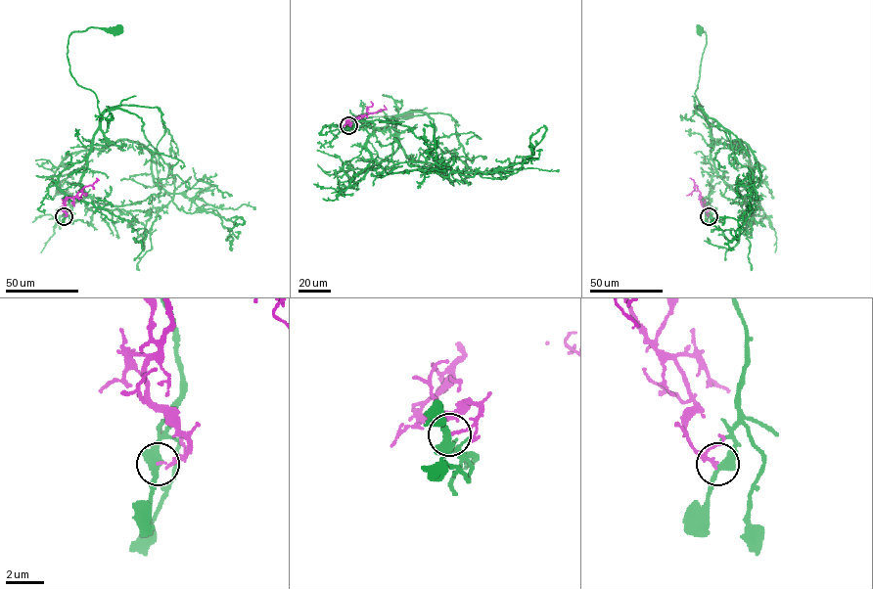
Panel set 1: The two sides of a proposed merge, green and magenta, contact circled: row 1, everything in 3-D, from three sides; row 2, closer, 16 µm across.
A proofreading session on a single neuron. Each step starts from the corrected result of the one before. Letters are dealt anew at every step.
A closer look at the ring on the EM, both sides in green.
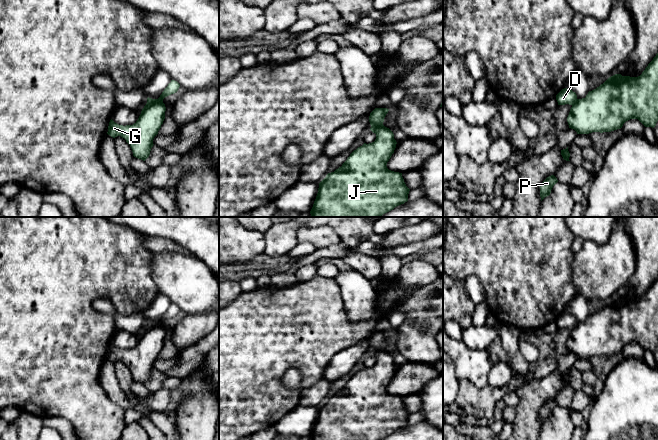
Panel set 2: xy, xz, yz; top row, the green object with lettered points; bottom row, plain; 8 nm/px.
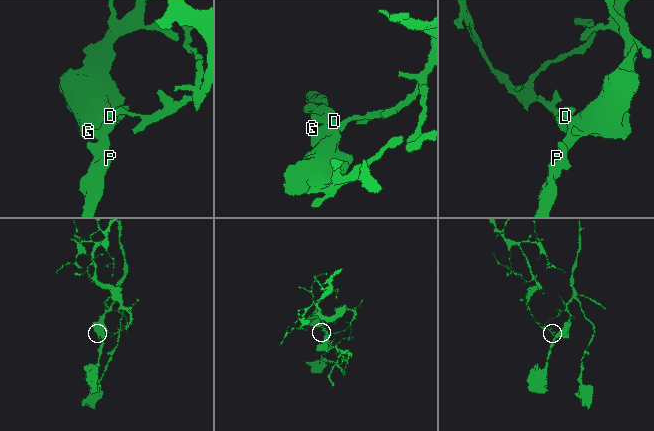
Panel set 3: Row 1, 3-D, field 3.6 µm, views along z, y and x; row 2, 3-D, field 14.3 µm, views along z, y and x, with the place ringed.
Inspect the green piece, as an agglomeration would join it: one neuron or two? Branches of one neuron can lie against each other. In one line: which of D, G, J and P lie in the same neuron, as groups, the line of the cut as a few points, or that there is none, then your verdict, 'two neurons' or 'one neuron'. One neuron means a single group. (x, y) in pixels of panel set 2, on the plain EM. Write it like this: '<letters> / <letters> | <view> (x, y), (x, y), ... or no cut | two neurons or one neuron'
D / G J P | xy (162, 322), (147, 326) | two neurons

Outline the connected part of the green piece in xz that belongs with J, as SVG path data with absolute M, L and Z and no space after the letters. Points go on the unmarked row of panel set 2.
M384 349L371 351L370 354L376 358L375 365L358 371L341 391L328 397L319 407L318 417L310 435L311 440L382 440L408 425L410 413L406 410L402 397L391 395L386 390L397 368L393 356Z

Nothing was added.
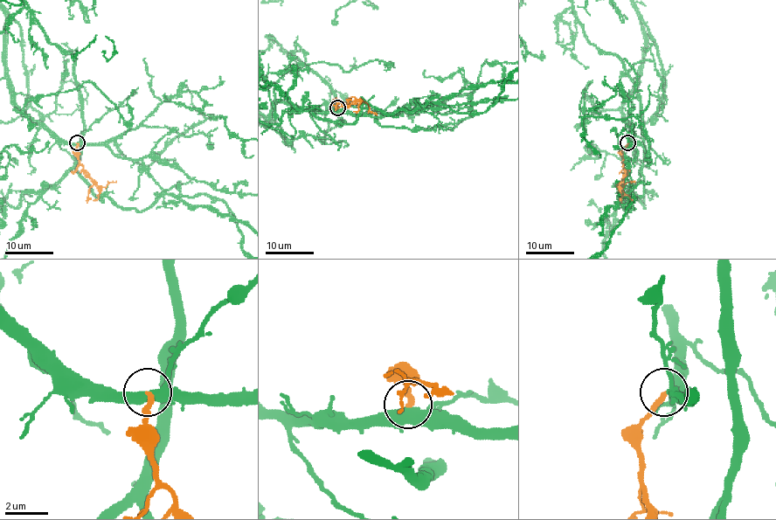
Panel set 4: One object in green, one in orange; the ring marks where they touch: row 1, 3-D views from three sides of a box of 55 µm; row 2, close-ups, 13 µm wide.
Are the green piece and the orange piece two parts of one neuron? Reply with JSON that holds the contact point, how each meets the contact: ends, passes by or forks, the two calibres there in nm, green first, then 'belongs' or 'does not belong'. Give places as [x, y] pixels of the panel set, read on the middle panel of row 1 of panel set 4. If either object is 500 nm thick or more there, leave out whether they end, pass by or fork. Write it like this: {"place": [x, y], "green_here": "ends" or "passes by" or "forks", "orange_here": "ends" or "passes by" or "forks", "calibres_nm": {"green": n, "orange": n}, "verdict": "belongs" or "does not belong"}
{"place": [337, 107], "green_here": "forks", "orange_here": "ends", "calibres_nm": {"green": 360, "orange": 240}, "verdict": "belongs"}

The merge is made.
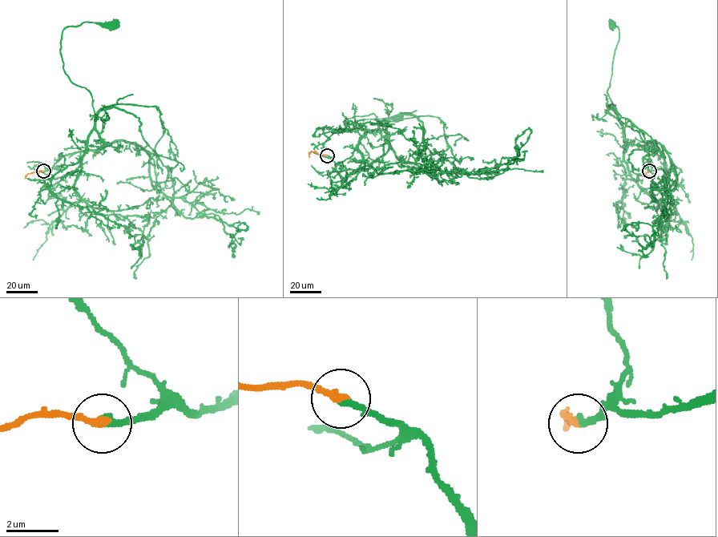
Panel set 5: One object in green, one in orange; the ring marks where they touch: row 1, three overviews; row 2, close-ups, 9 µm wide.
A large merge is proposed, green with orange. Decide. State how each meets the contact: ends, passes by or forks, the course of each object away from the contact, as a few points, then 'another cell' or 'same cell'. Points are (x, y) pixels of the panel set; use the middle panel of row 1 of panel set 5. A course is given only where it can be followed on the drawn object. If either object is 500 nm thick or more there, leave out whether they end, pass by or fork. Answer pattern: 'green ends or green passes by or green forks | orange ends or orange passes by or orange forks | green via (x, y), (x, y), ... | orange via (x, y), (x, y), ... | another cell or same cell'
green ends | orange ends | green via (327, 155), (336, 171), (365, 167), (386, 152), (387, 135), (373, 114), (344, 121), (397, 119) | orange via (327, 155), (312, 151), (309, 157) | same cell

